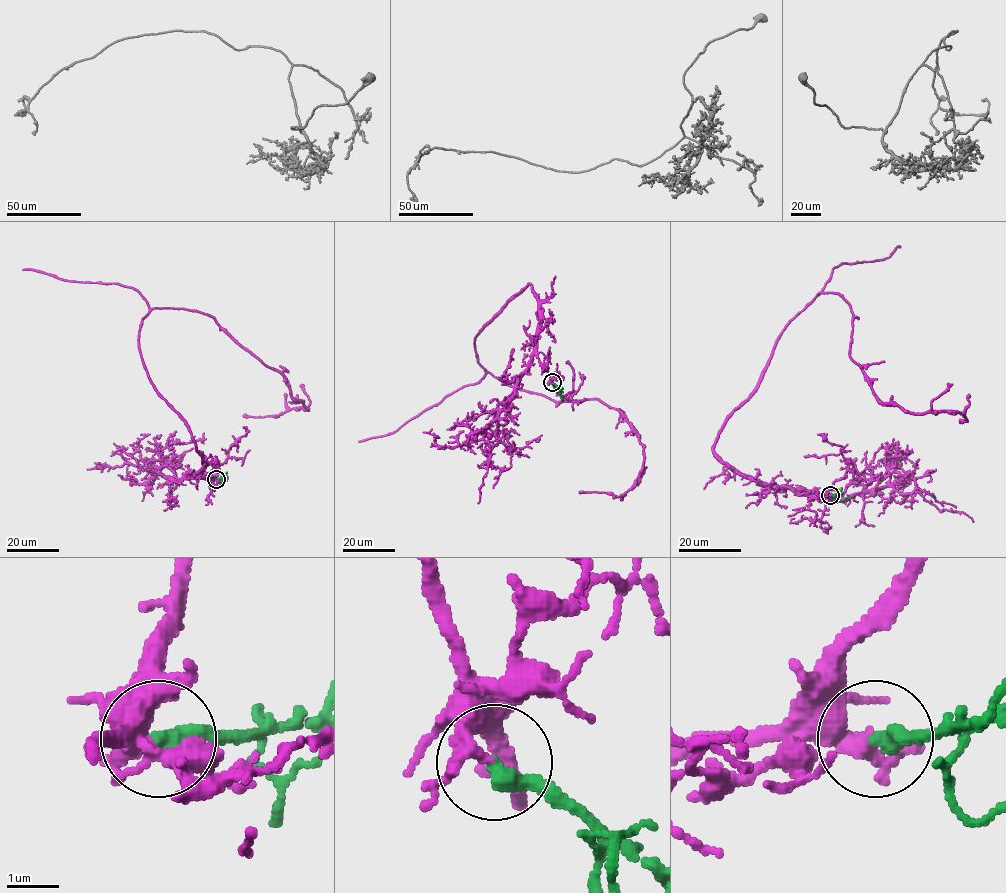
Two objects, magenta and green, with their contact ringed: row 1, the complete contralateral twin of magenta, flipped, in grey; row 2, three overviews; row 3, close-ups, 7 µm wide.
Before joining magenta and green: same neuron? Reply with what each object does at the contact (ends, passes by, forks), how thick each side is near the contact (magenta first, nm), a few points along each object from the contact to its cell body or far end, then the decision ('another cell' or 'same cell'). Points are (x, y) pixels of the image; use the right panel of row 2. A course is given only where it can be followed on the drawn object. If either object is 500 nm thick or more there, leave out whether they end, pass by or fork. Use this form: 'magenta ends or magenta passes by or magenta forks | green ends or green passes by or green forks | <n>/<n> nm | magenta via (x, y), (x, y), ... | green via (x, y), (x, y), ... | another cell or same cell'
magenta passes by | green ends | 260/360 nm | magenta via (830, 496), (759, 483), (714, 450), (777, 337), (819, 293), (847, 302), (850, 356), (881, 401), (960, 419) | green via (830, 496), (836, 500), (851, 498) | same cell

